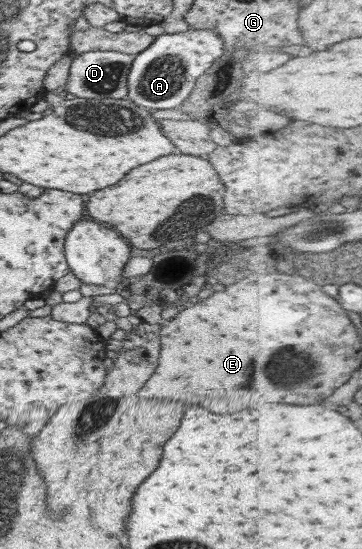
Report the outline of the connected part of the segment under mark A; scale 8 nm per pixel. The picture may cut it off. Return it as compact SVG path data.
M189 28L184 32L160 34L134 56L127 73L126 98L149 110L178 108L190 93L194 81L225 49L222 38L212 29Z

